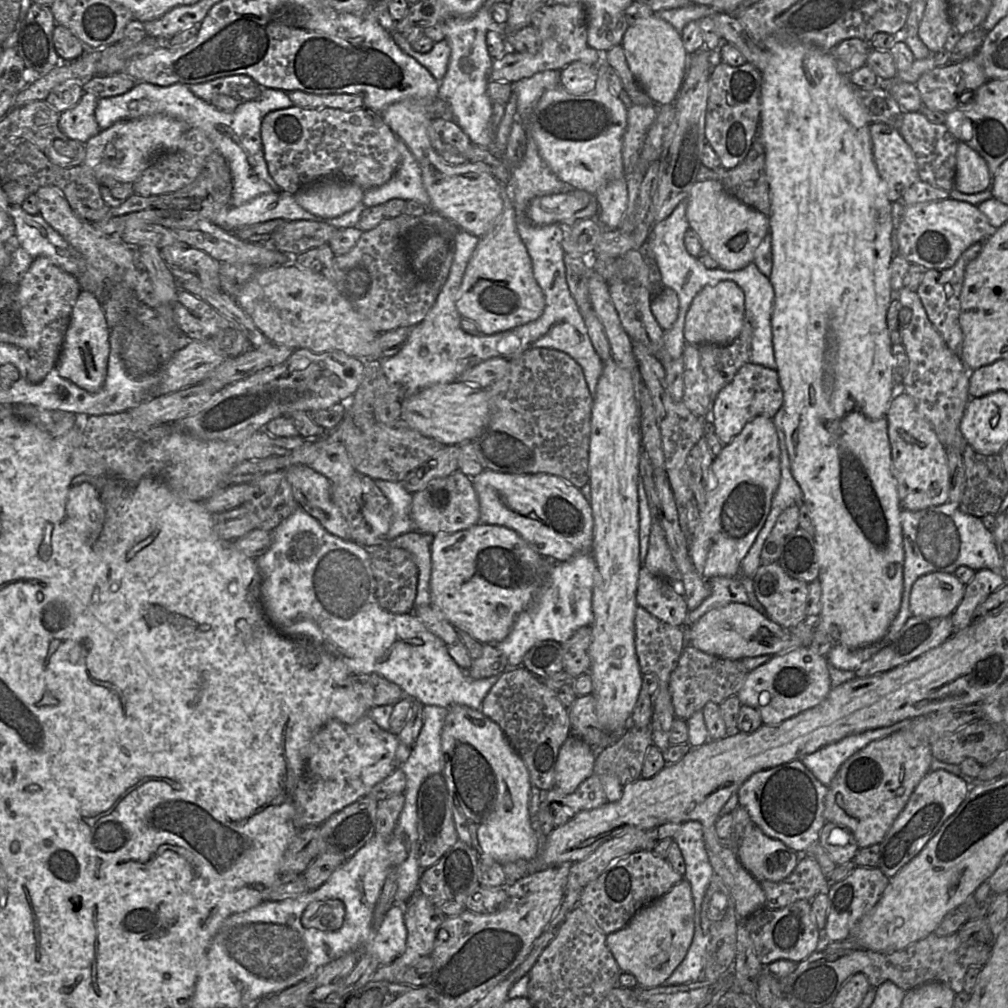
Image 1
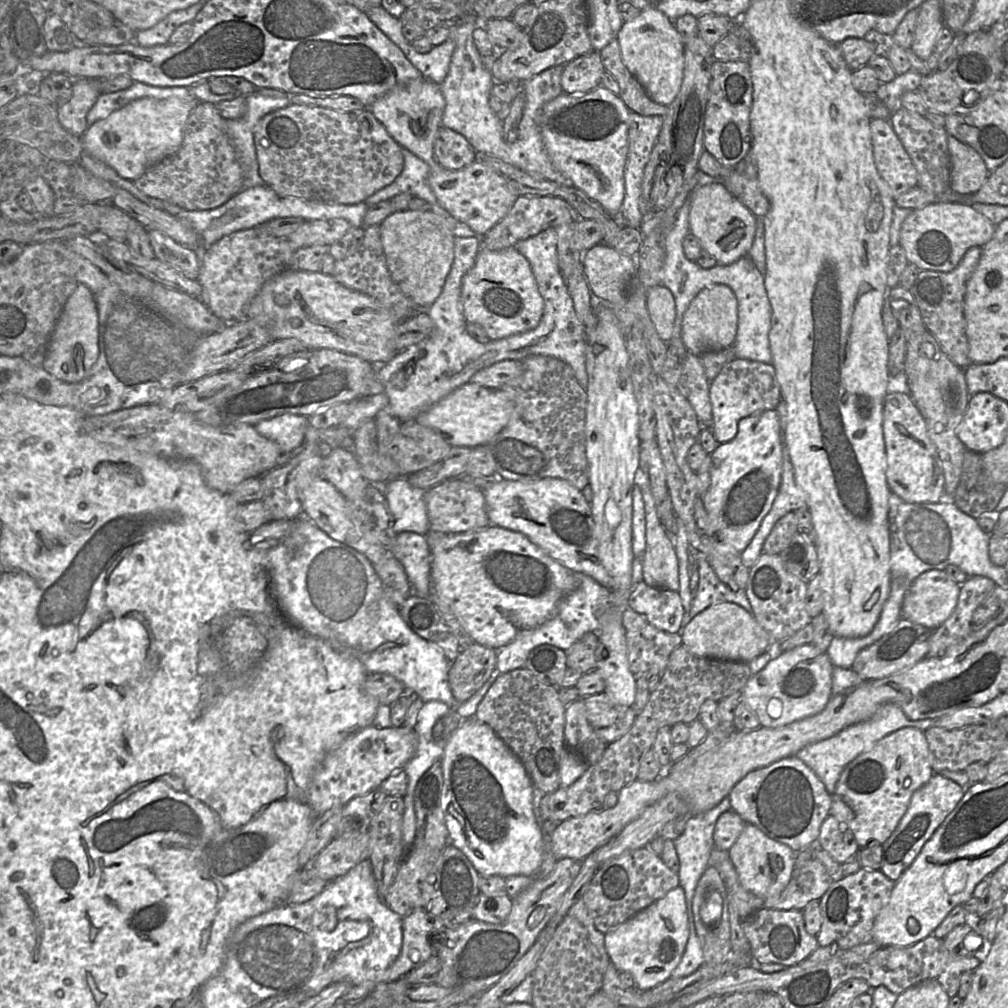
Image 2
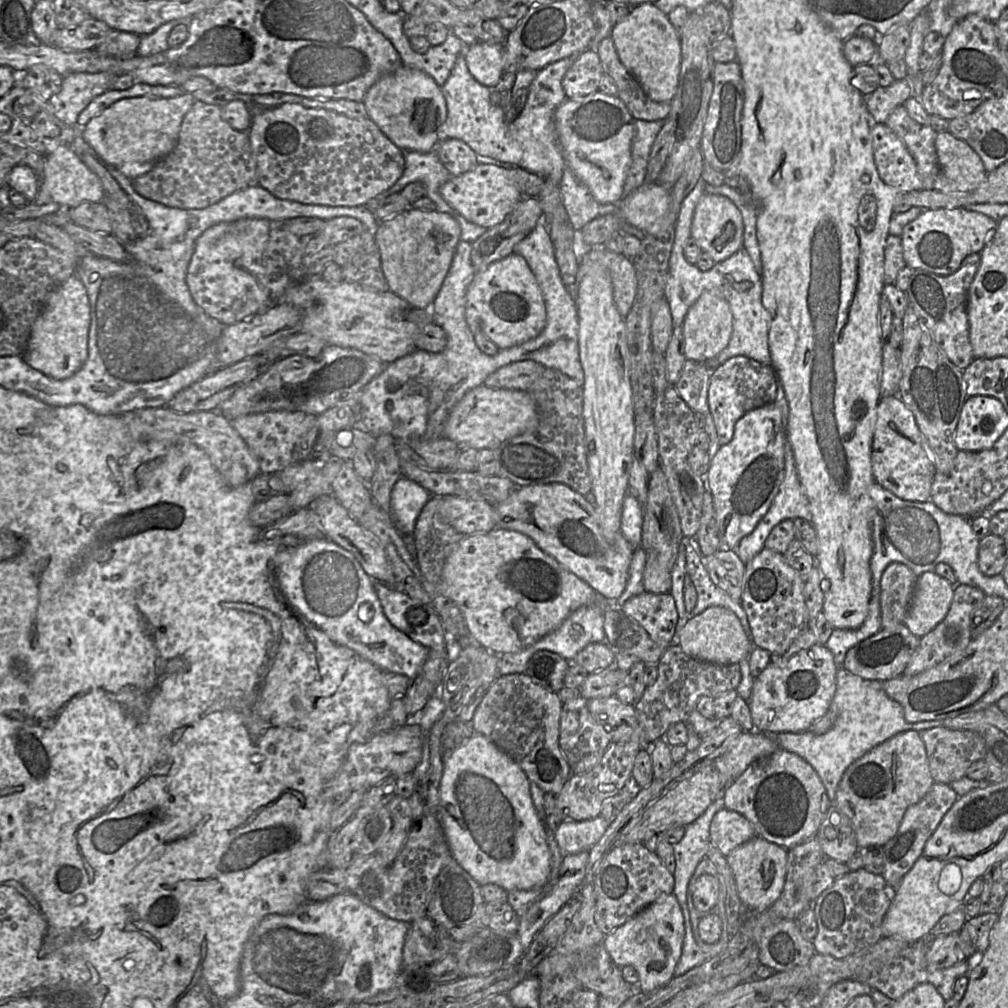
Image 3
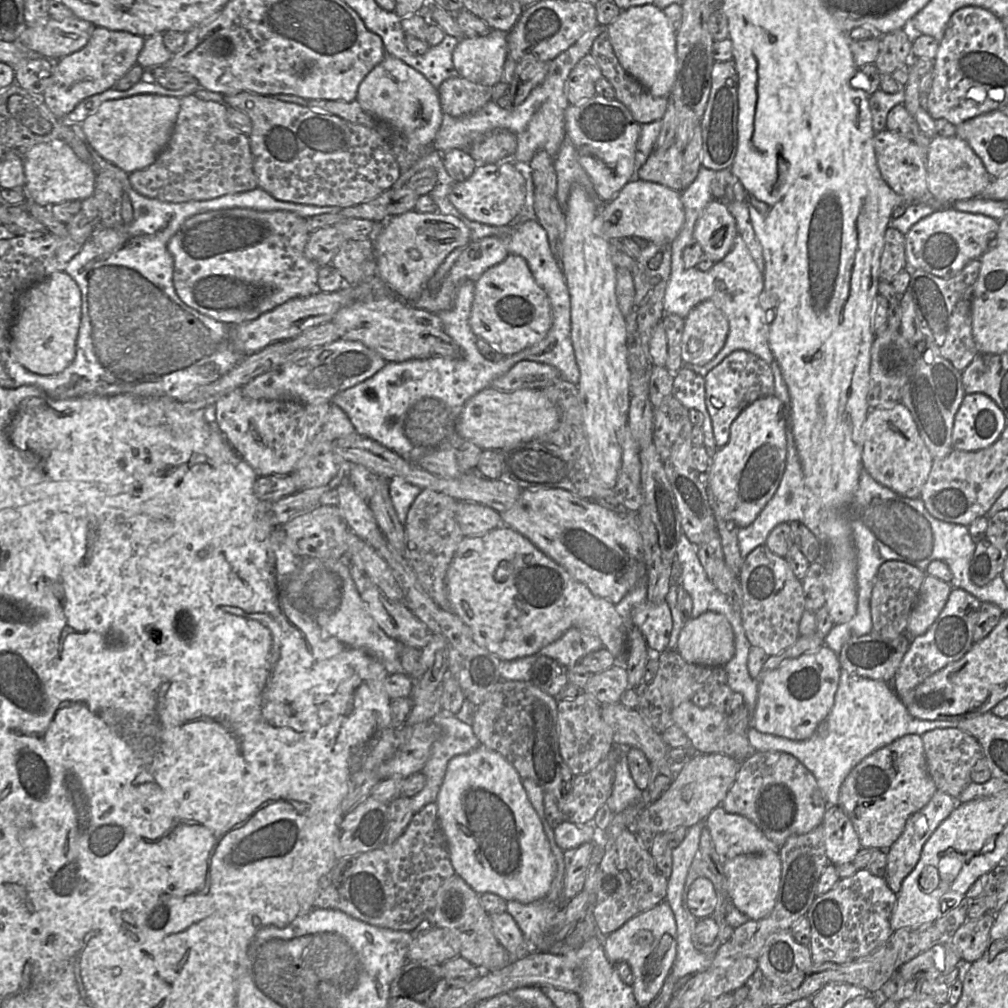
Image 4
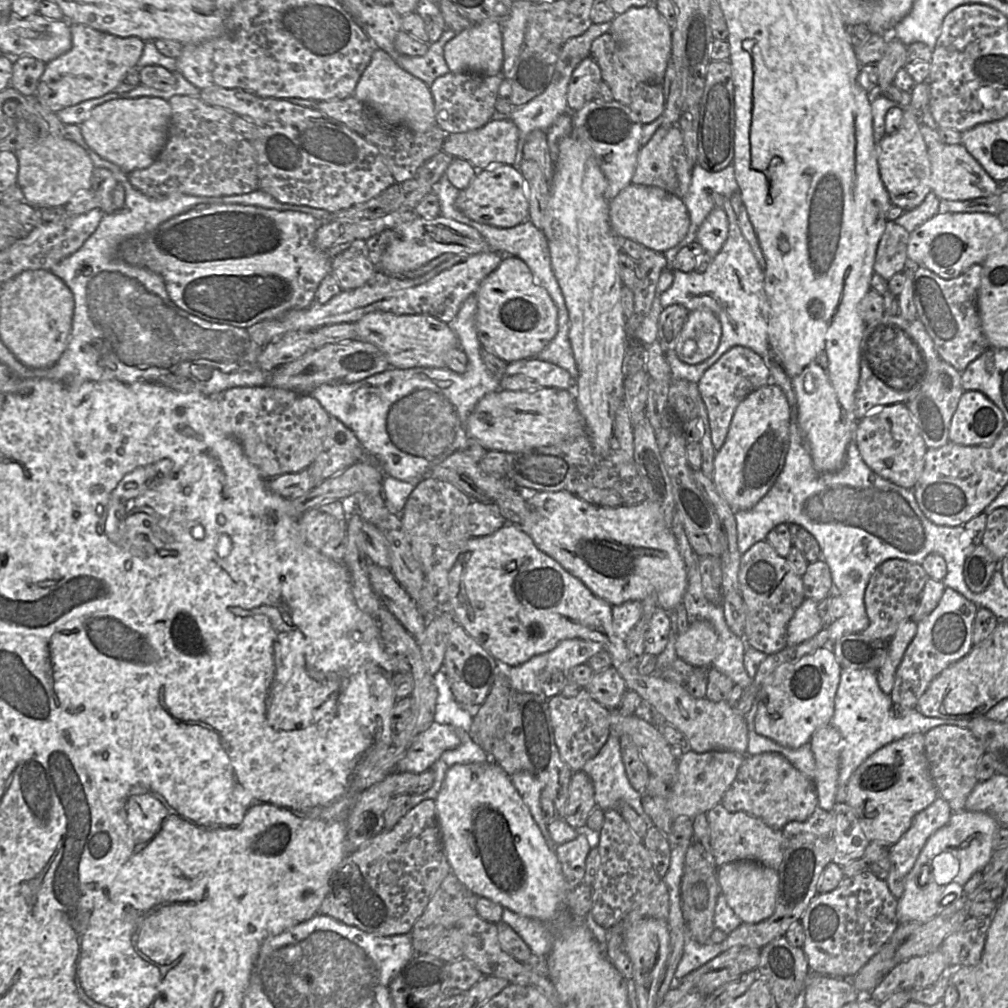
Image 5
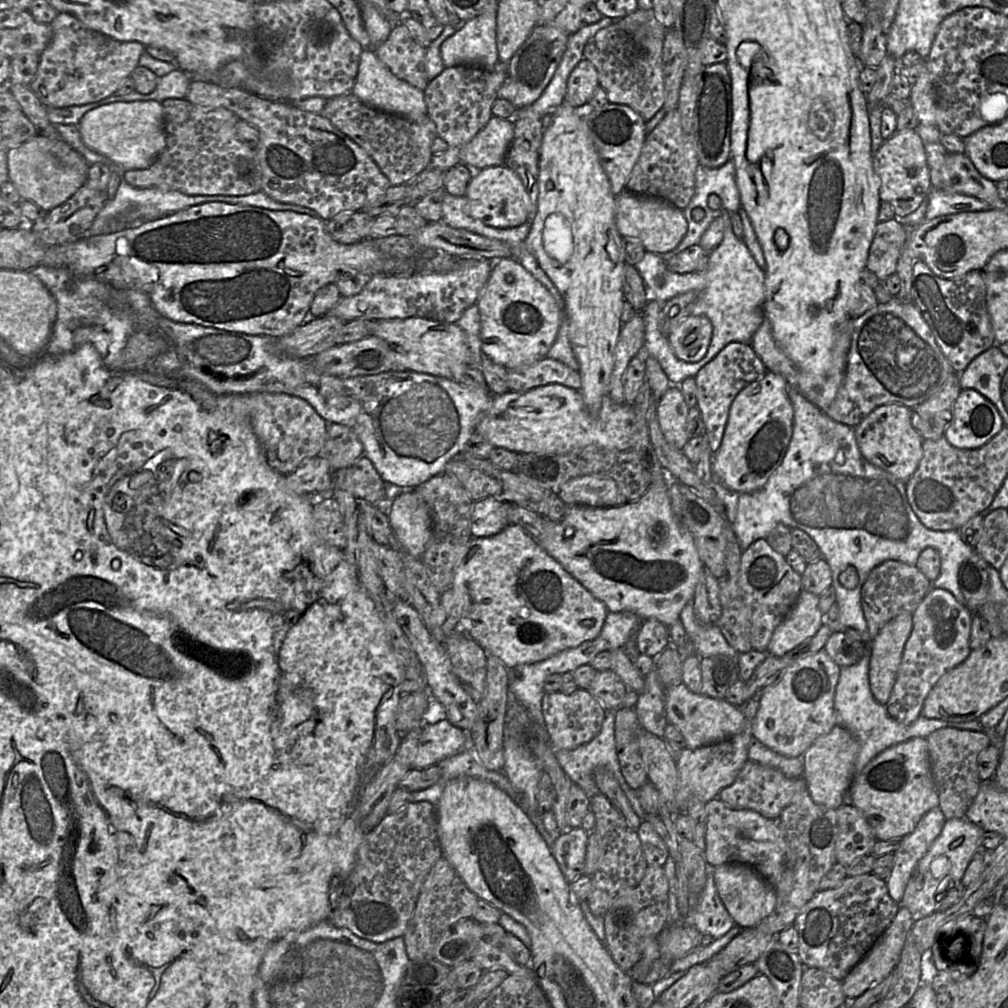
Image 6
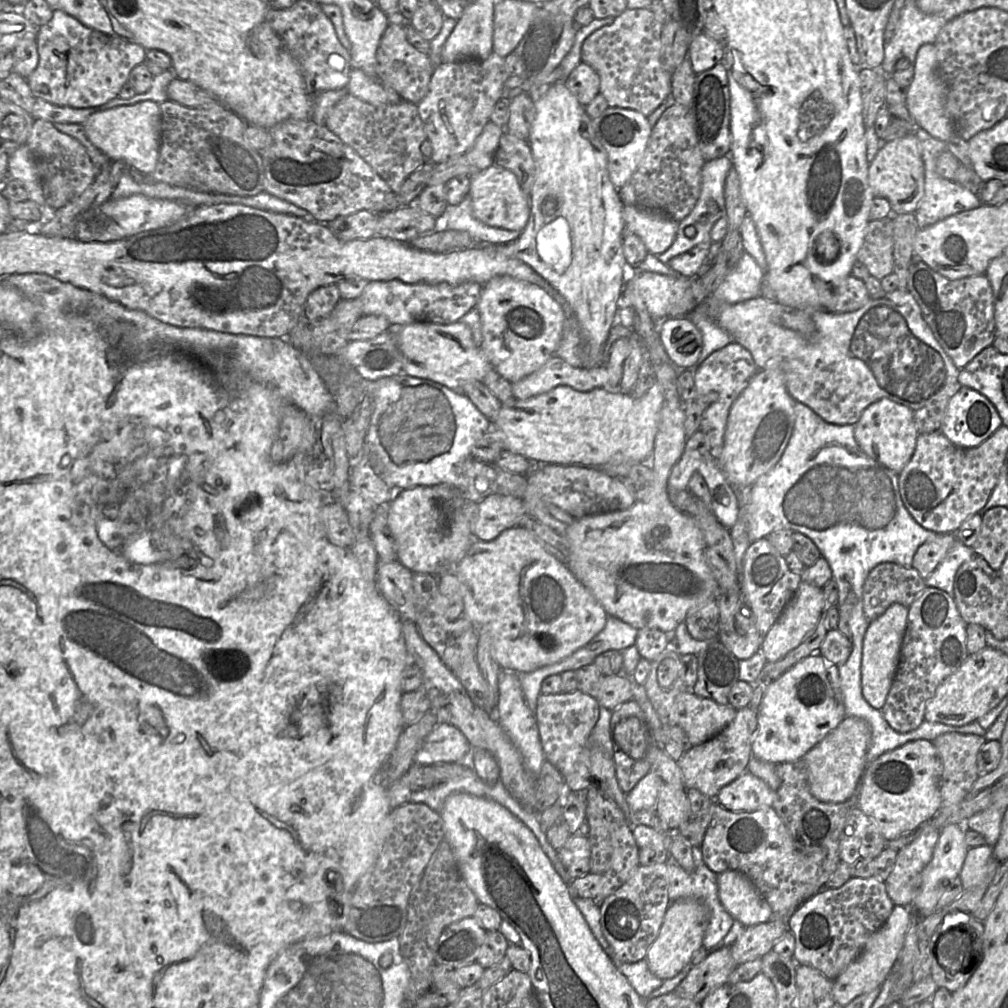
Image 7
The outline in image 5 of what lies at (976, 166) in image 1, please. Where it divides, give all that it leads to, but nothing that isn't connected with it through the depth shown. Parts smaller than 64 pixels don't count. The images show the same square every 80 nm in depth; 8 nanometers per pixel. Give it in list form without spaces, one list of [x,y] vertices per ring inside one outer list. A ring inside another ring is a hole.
[[[942,143],[928,150],[928,154],[931,163],[931,190],[940,200],[964,201],[1000,192],[1000,184],[989,176],[962,143],[954,145]]]

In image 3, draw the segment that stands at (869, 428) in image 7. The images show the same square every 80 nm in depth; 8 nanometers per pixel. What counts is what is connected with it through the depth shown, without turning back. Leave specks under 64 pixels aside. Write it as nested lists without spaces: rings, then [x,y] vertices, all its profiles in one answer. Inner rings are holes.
[[[898,395],[882,397],[877,405],[871,466],[875,482],[895,496],[914,502],[930,500],[931,486],[937,470],[913,412]]]

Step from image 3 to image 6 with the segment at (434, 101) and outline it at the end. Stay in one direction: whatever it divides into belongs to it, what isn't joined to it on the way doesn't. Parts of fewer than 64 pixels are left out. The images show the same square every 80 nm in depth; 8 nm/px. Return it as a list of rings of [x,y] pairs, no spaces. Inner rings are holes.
[[[364,49],[359,63],[357,77],[351,92],[366,104],[381,111],[400,115],[410,120],[422,120],[428,115],[424,91],[397,78],[378,58],[375,50]]]

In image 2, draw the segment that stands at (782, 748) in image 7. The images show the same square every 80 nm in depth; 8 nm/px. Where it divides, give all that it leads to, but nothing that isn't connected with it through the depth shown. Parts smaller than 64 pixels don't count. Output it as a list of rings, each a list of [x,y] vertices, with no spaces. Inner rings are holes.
[[[805,644],[779,653],[761,671],[751,675],[741,699],[757,716],[760,726],[778,728],[823,711],[832,698],[832,670],[827,651]]]

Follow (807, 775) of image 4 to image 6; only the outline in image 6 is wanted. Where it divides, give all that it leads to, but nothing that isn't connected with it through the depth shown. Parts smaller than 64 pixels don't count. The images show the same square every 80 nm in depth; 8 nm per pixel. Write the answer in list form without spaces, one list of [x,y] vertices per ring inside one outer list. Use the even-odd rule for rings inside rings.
[[[748,759],[734,782],[723,788],[717,798],[733,810],[752,810],[766,818],[778,819],[803,787],[807,787],[803,778],[788,778],[778,769]]]

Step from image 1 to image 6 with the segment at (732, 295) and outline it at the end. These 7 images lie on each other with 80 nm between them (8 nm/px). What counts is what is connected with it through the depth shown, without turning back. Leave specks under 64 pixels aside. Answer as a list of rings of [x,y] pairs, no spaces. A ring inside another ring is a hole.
[[[689,315],[667,336],[675,355],[685,362],[700,361],[709,348],[713,334],[711,321],[704,315]]]

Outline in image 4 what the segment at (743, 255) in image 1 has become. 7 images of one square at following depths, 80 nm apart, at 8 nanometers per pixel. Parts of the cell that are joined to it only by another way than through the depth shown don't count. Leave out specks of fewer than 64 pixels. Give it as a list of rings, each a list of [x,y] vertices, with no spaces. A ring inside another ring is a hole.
[[[712,199],[698,218],[693,237],[714,263],[722,260],[738,235],[734,216],[725,202]]]

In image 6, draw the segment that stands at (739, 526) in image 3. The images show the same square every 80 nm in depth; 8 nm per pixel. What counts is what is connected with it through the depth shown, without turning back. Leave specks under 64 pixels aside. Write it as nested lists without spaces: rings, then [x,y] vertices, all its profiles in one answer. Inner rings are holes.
[[[767,371],[760,379],[746,386],[731,404],[721,445],[714,454],[714,476],[725,487],[739,494],[755,492],[762,488],[785,456],[792,435],[793,417],[788,384],[780,375]]]

